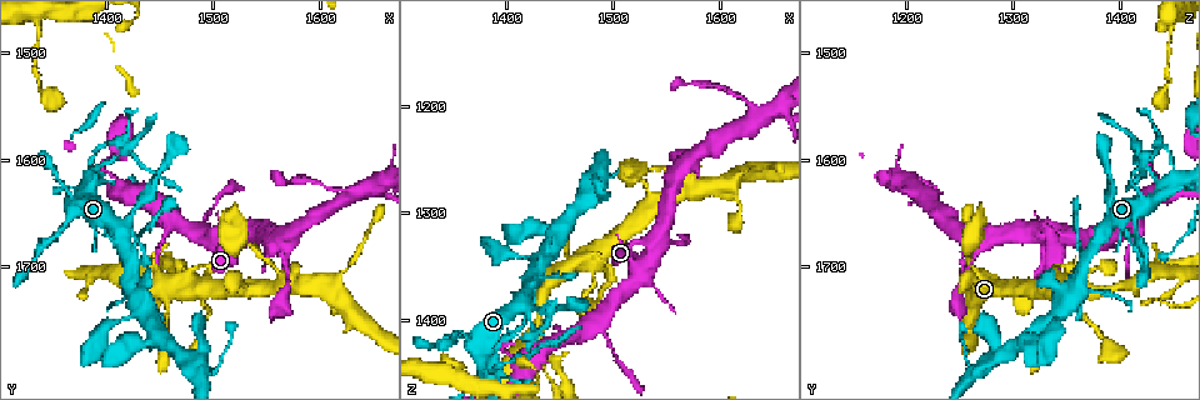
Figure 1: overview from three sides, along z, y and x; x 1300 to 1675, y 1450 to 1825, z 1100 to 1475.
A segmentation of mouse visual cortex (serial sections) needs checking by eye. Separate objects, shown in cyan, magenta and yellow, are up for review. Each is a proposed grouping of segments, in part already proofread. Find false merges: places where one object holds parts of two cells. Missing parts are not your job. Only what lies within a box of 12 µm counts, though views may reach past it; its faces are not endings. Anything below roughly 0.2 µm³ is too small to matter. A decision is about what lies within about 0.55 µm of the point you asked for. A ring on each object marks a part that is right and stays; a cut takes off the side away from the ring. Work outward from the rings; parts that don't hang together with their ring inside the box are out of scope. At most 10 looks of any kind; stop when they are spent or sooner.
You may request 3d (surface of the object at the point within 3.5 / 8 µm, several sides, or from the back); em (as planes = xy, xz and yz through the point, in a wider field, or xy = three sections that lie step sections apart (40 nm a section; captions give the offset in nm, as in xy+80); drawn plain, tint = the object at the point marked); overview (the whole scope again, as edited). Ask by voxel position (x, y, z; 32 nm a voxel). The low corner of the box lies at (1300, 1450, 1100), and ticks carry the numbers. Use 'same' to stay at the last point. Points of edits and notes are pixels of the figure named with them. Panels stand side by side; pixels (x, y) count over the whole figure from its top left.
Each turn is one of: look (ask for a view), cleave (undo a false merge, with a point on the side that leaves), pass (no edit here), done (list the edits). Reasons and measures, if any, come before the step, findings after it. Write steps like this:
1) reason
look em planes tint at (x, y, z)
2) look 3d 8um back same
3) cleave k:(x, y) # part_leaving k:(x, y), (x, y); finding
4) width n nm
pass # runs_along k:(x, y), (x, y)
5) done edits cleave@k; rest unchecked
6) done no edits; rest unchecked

abrupt turn
look 3d 3.5um at (1414, 1666, 1386)

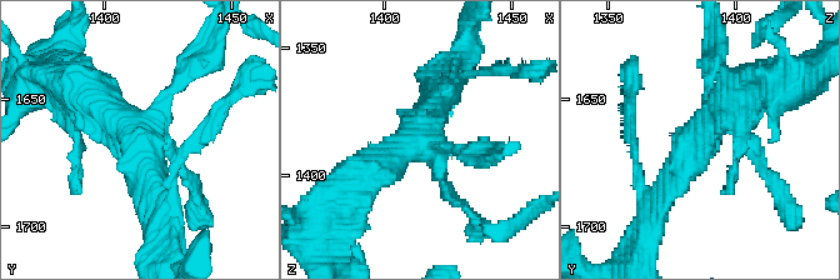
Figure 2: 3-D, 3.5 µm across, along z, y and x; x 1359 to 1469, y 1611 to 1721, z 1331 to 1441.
look em xy step 1 tint at (1412, 1664, 1387)

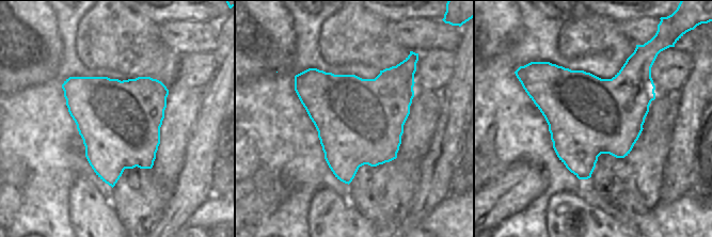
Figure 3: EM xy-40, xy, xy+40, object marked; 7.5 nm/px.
width 650 nm
pass # runs_along 2:(76, 88), (138, 138), (160, 199); continuous, no second cell

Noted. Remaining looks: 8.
sharp bend
look 3d 3.5um at (1522, 1664, 1328)

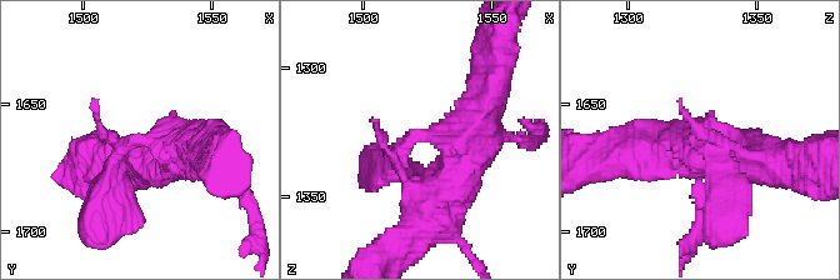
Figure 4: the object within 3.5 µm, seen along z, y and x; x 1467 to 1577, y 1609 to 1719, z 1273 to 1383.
look em xy step 5 tint at (1520, 1663, 1327)

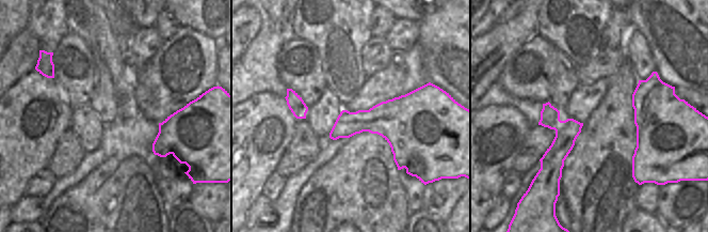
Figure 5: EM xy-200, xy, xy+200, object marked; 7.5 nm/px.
width 260 nm
pass # runs_along 5:(545, 106), (560, 127), (559, 174); one cell here

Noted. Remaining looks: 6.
a fork
look 3d 3.5um at (1484, 1718, 1342)

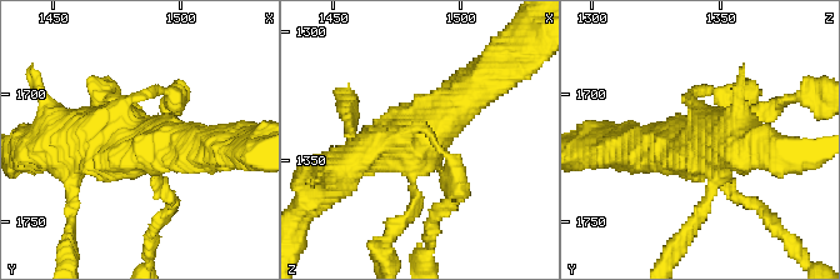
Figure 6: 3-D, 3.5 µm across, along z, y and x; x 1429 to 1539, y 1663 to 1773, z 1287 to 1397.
pass # runs_along 6:(488, 79), (415, 139), (343, 168); all the same cell

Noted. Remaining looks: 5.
narrows sharply
look 3d 8um at (1446, 1764, 1318)

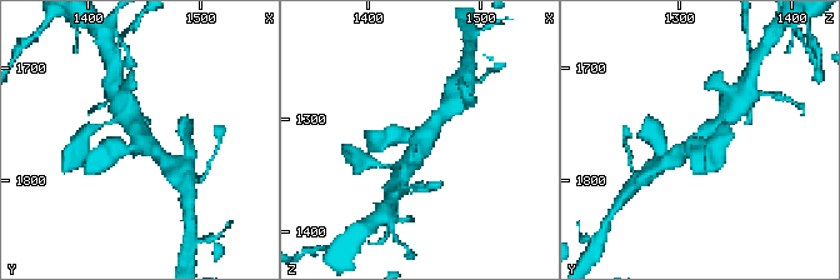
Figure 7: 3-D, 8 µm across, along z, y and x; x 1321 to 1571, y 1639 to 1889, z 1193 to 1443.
arms 3; arm_widths 400, 400, 500 nm
look em xy step 2 tint at (1448, 1764, 1318)

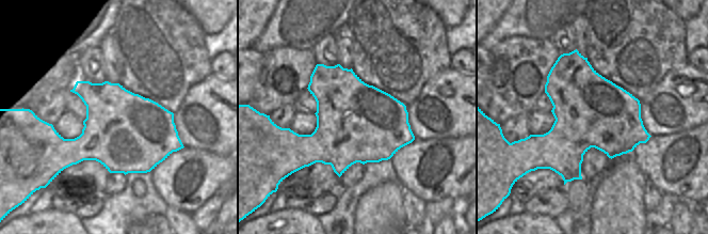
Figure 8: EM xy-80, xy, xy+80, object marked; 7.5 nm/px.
width 600 nm
pass # runs_along 7:(725, 118), (676, 159); one cell here

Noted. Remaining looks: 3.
done no edits; rest unchecked

